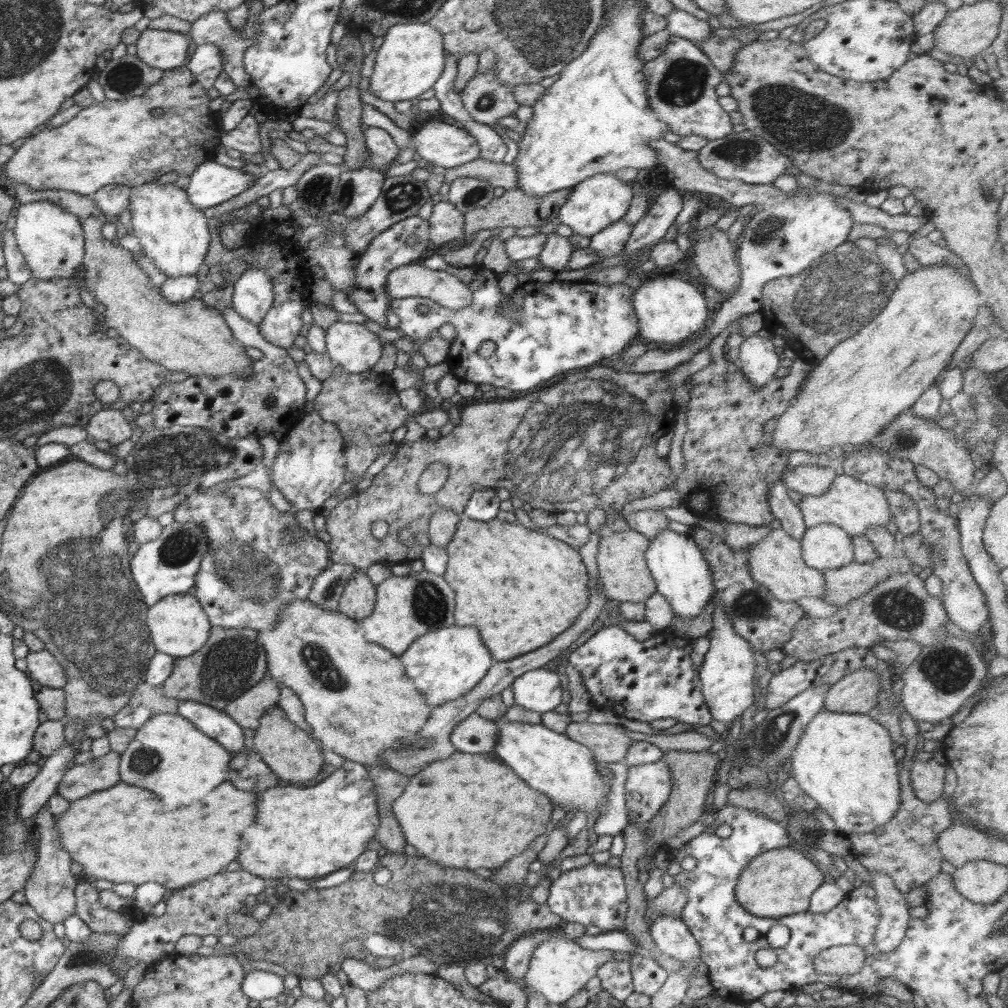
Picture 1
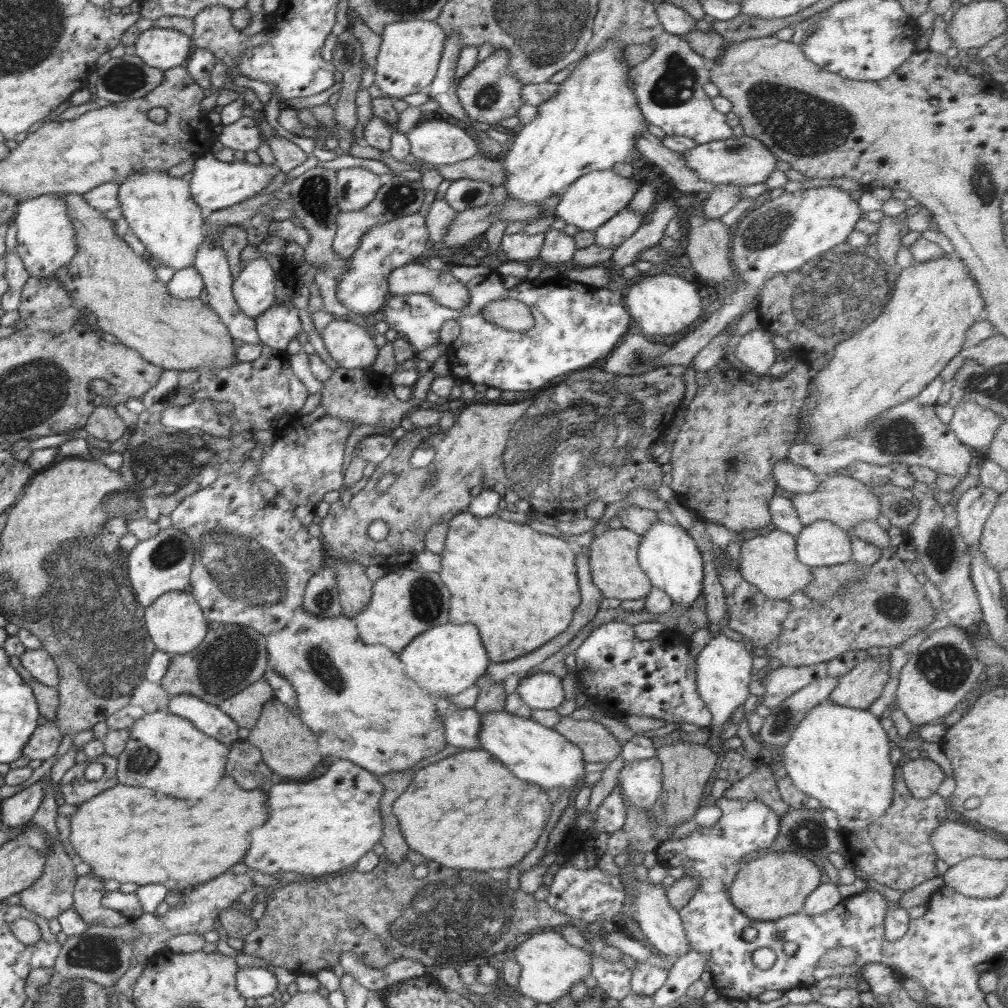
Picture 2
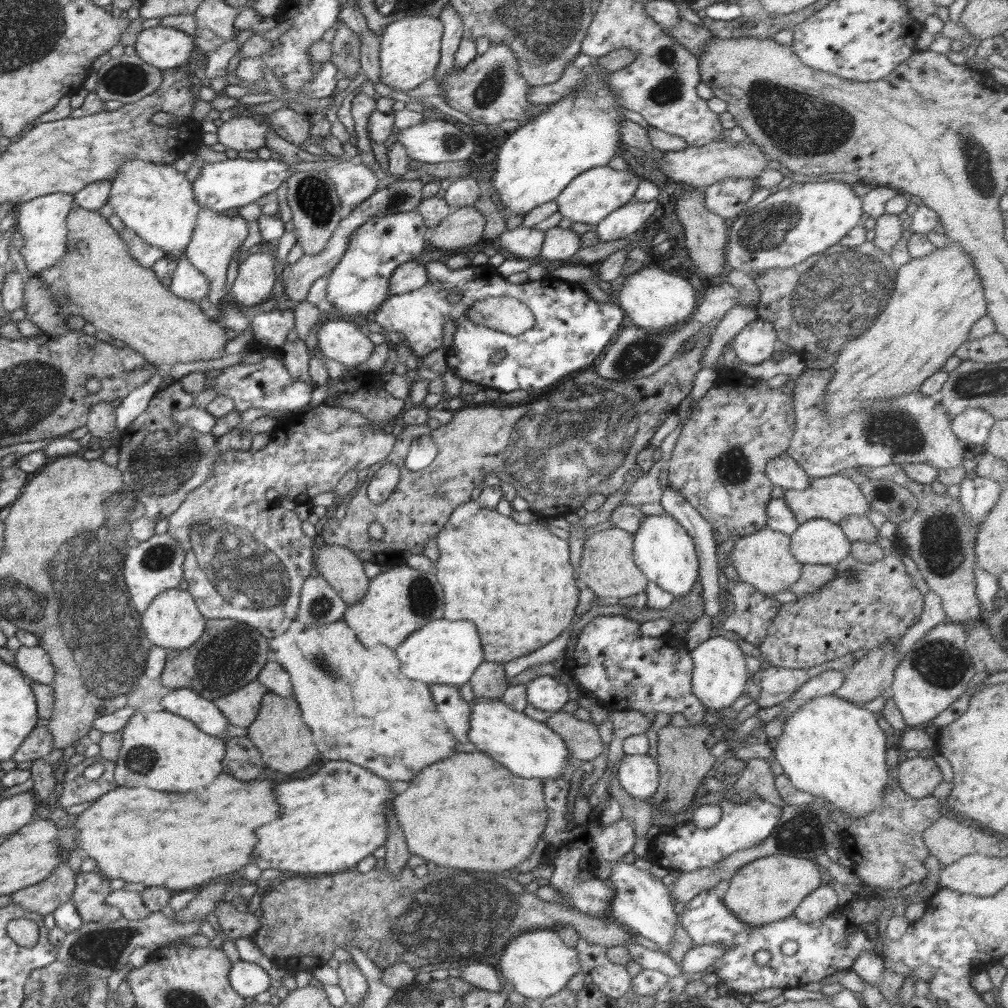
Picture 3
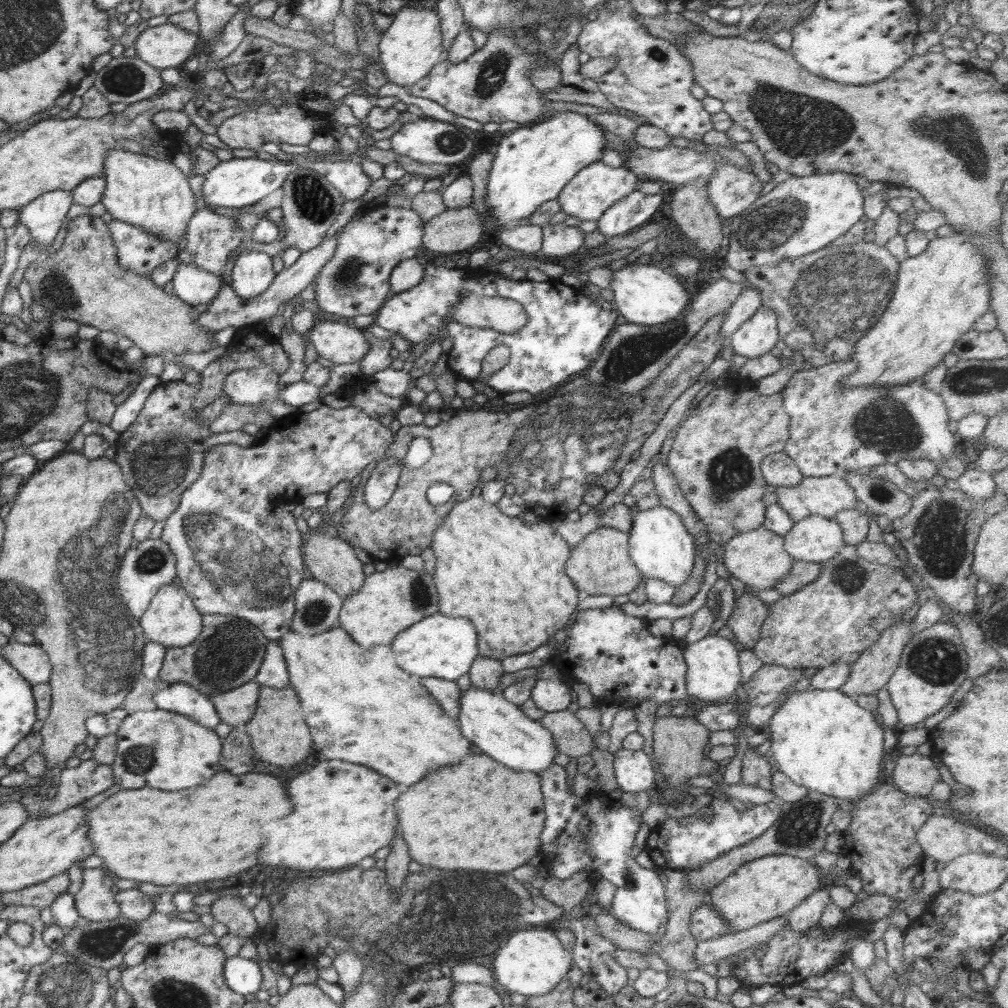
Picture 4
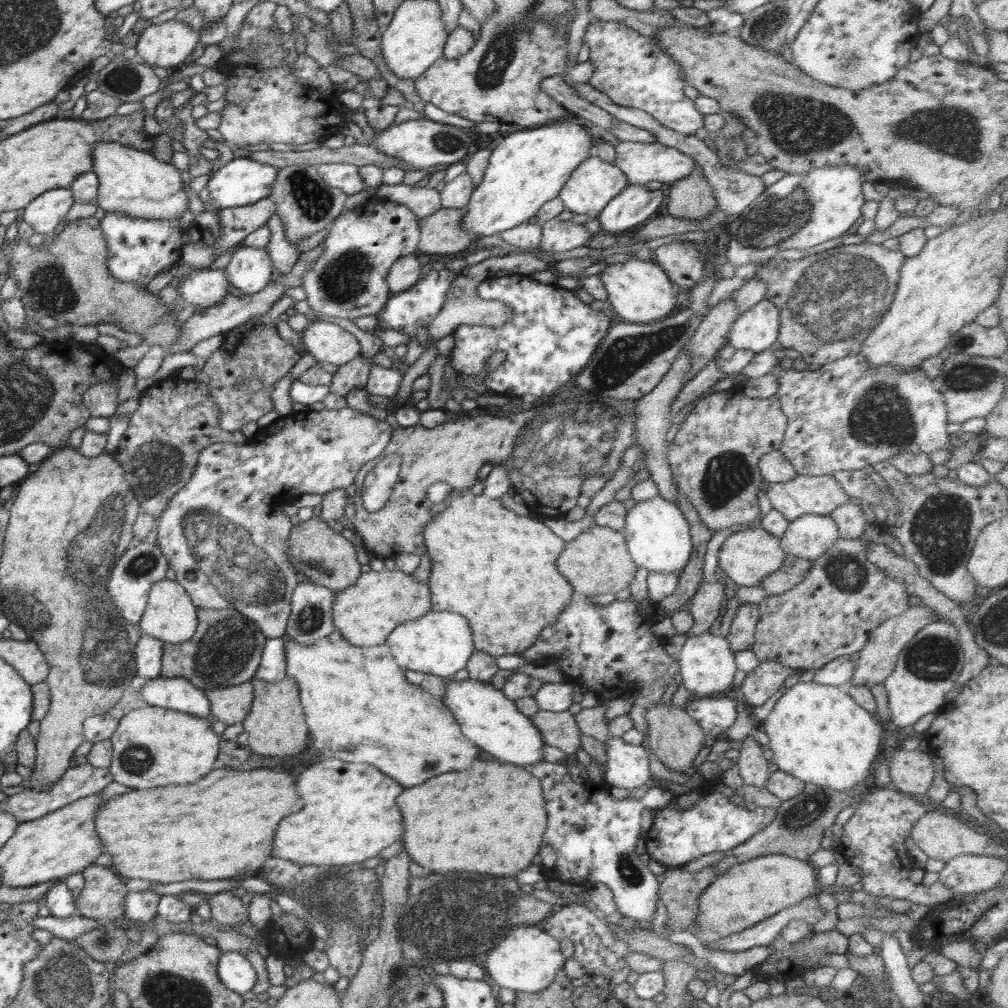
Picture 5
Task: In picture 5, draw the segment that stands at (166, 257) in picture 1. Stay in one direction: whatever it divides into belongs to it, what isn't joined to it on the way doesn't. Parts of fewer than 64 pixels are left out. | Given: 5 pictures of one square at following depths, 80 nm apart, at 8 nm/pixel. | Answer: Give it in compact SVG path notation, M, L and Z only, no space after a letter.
M98 141L91 152L94 172L76 176L70 190L76 202L96 198L106 212L150 220L178 221L188 207L188 195L183 190L181 173L170 163L156 159L150 152L139 151L114 141Z

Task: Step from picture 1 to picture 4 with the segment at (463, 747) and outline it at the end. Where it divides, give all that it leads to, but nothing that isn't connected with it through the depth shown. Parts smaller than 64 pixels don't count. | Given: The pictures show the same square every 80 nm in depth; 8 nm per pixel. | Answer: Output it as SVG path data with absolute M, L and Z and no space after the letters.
M436 677L419 678L420 684L425 686L431 695L439 702L443 711L457 722L458 713L460 712L459 698L461 697L461 688L454 681L439 679Z

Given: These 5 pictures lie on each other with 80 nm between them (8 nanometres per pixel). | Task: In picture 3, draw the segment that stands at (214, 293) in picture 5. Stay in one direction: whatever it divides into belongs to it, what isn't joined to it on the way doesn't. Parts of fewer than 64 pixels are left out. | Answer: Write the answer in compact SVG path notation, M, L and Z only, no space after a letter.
M182 255L171 275L169 289L184 300L199 302L210 292L208 279Z

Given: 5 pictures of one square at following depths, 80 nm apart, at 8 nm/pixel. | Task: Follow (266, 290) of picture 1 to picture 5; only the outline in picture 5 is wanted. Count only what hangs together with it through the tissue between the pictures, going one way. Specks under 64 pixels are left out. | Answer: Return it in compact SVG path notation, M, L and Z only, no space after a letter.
M242 245L233 252L225 270L232 286L251 295L269 283L273 262L265 249Z

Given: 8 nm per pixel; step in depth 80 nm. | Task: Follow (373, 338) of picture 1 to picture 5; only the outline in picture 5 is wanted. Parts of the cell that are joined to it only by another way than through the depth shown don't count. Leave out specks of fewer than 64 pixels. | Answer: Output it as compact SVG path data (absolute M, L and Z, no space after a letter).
M313 319L301 332L304 353L311 354L319 364L334 369L354 360L360 354L360 343L338 324Z

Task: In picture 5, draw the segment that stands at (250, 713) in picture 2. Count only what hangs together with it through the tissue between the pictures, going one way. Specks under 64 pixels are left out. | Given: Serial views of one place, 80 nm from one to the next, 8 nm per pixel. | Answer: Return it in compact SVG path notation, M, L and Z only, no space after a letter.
M251 681L228 688L206 689L212 718L226 725L242 723L251 712L253 692Z

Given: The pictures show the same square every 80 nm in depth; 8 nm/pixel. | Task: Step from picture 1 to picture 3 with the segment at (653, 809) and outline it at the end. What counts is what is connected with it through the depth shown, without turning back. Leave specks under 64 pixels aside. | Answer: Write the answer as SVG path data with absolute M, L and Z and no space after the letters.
M623 755L616 777L632 798L652 803L659 785L659 764L650 755Z

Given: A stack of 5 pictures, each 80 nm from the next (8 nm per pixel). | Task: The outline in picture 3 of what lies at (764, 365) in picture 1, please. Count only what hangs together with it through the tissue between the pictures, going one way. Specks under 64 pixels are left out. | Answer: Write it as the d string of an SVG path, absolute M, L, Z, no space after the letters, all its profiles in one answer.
M755 319L740 331L730 342L734 354L741 362L760 364L770 359L780 347L774 326L770 322Z

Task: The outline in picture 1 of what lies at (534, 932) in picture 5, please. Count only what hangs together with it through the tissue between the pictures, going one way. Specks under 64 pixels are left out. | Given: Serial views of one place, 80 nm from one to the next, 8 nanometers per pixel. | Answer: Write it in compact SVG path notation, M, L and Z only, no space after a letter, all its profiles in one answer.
M550 937L548 940L541 940L534 949L529 969L521 984L528 993L539 992L549 1003L564 1004L579 990L584 989L586 982L597 976L598 967L608 961L614 961L614 952L611 950L590 950L582 948L571 939Z

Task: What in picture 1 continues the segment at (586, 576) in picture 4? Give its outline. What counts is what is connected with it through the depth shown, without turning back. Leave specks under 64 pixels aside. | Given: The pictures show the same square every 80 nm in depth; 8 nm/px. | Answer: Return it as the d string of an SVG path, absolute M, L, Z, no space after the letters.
M631 529L616 533L609 531L599 540L596 563L606 597L620 602L645 602L657 592L656 582L646 567L646 550L650 542L651 539Z

